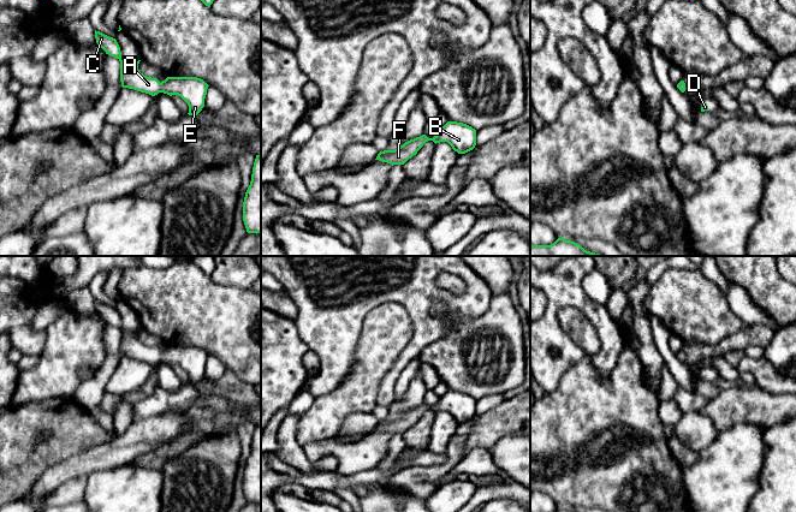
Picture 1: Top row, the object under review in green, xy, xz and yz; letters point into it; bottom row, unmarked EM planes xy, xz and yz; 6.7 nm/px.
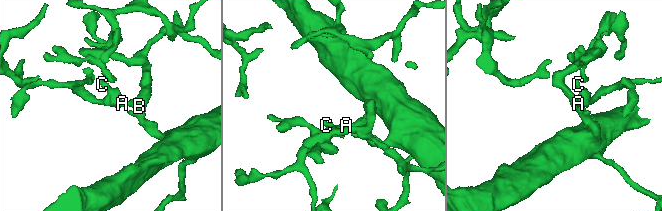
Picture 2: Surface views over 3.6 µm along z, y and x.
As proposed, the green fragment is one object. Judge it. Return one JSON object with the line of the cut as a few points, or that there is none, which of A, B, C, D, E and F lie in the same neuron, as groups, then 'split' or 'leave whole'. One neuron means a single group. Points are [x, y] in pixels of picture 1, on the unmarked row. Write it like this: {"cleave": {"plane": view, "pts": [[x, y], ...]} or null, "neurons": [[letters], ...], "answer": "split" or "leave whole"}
{"cleave": null, "neurons": [["A", "B", "C", "D", "E", "F"]], "answer": "leave whole"}

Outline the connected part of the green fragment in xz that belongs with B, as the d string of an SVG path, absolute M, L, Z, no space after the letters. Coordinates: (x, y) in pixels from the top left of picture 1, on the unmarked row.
M447 391L433 407L422 404L405 411L394 419L380 421L375 429L391 433L392 435L404 434L409 428L416 424L428 410L433 410L435 413L447 411L455 421L465 423L476 415L476 399L463 392Z

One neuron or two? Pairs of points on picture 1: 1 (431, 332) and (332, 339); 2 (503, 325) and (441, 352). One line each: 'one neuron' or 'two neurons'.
1: one neuron
2: one neuron

